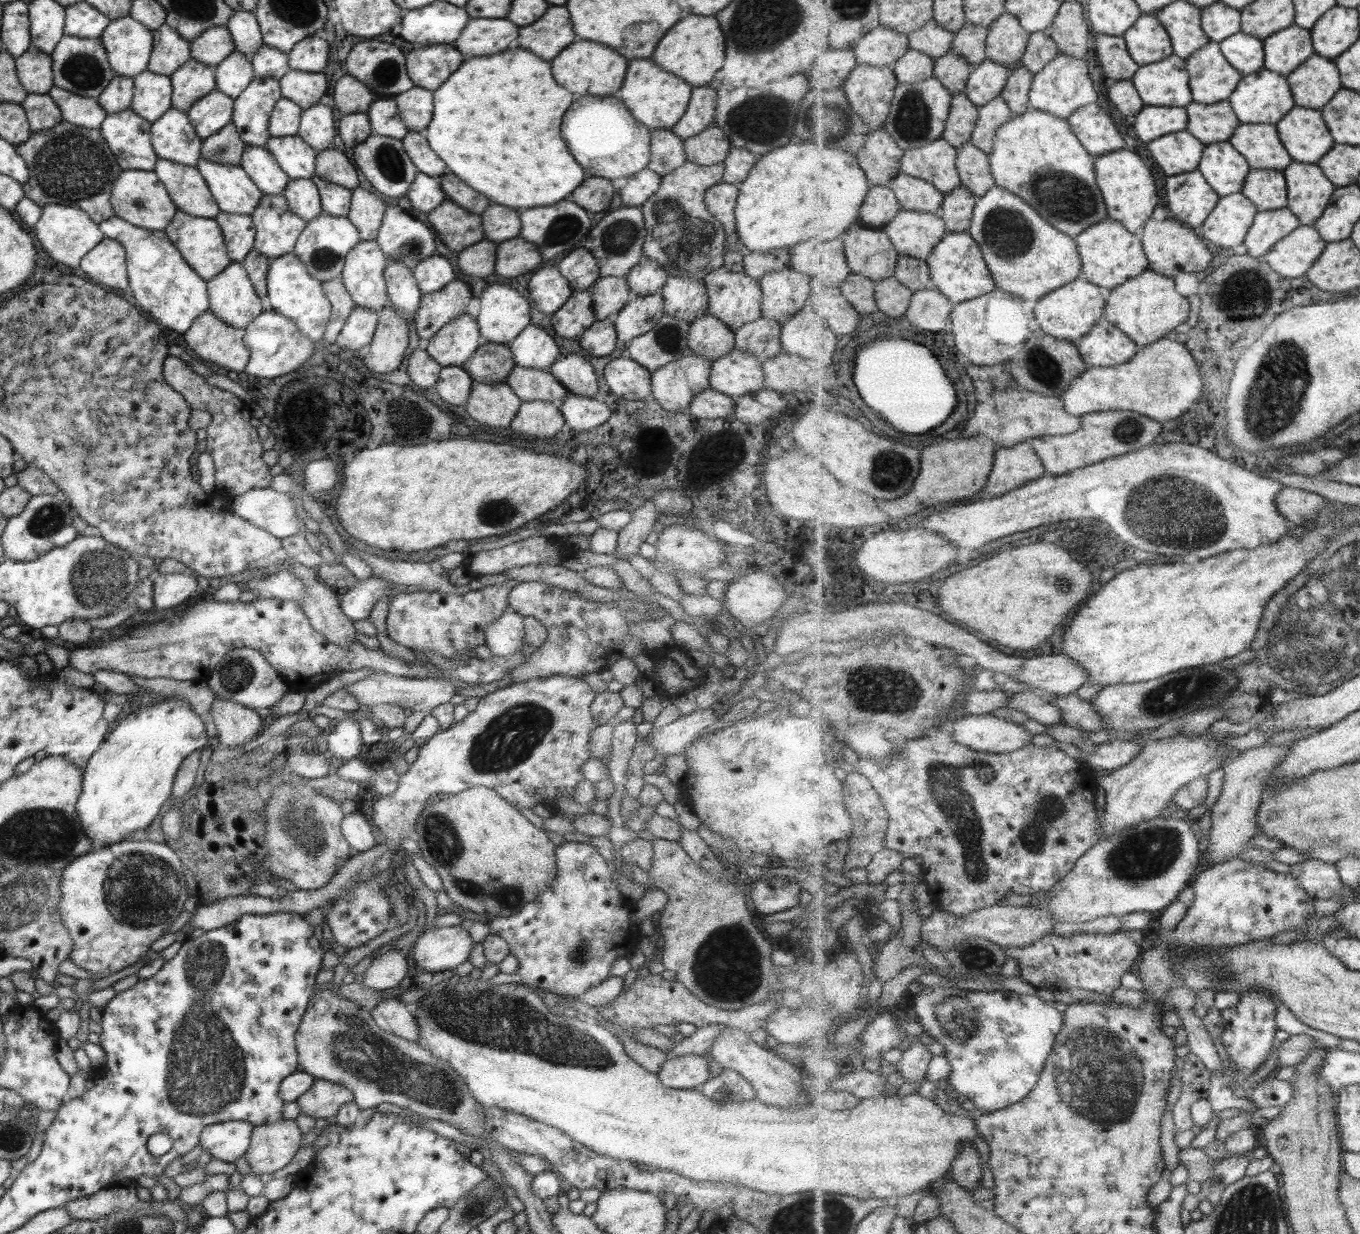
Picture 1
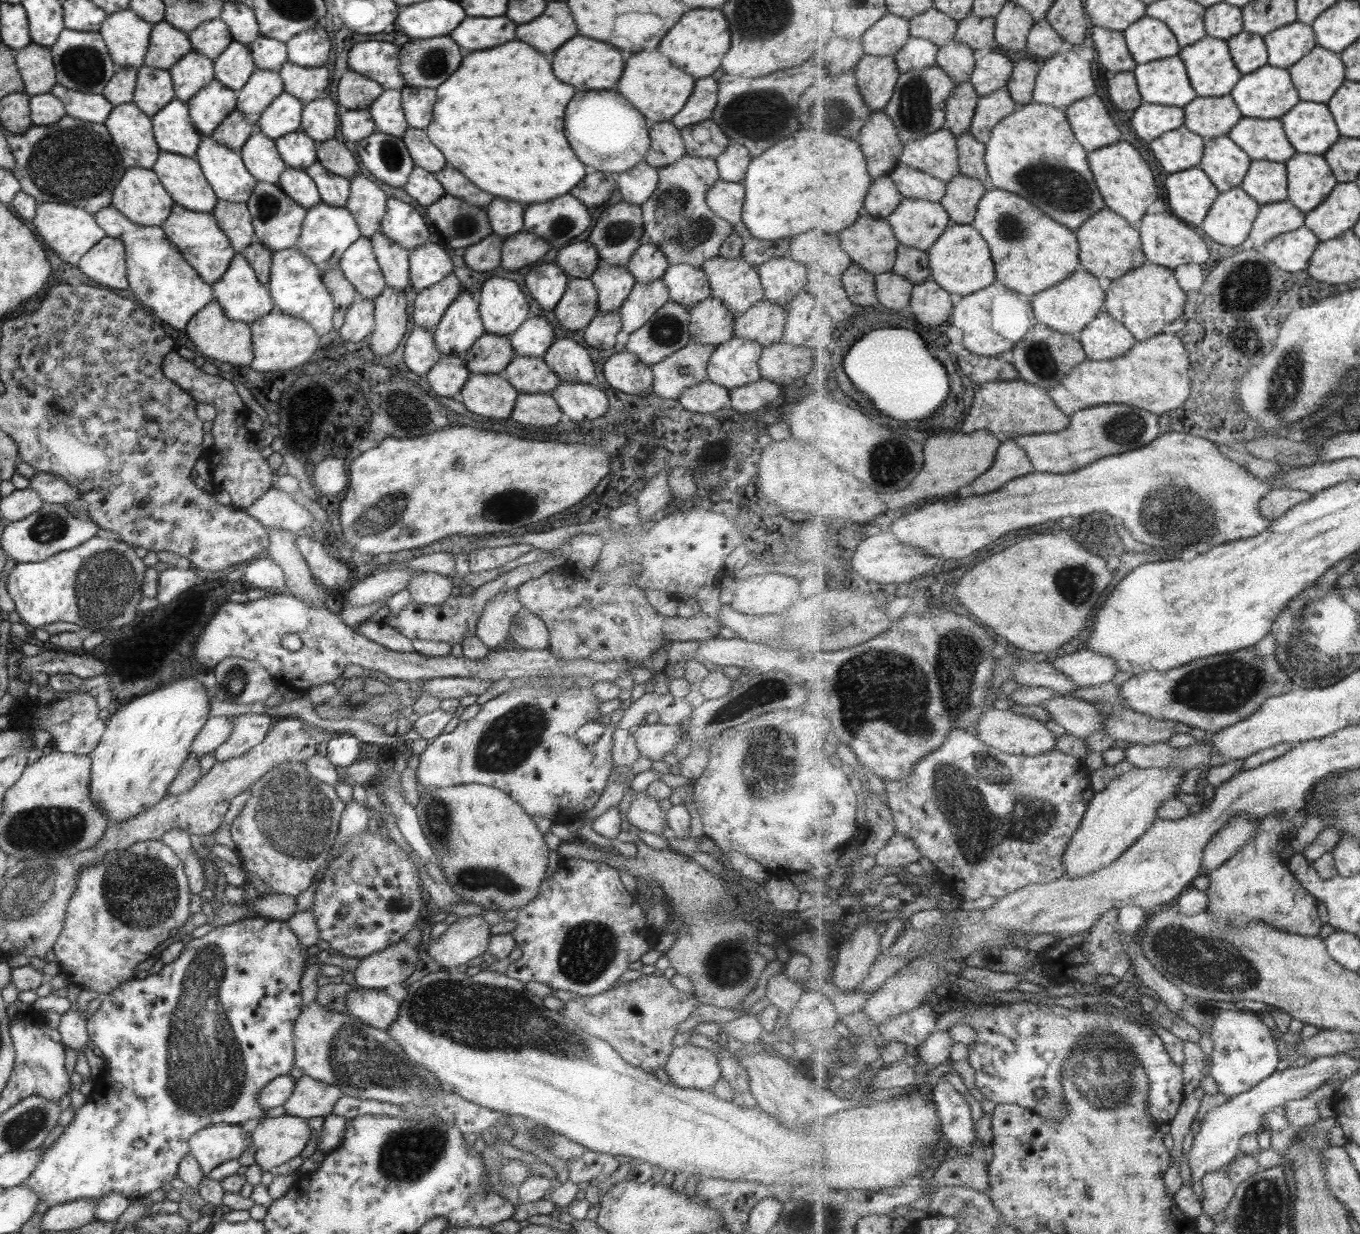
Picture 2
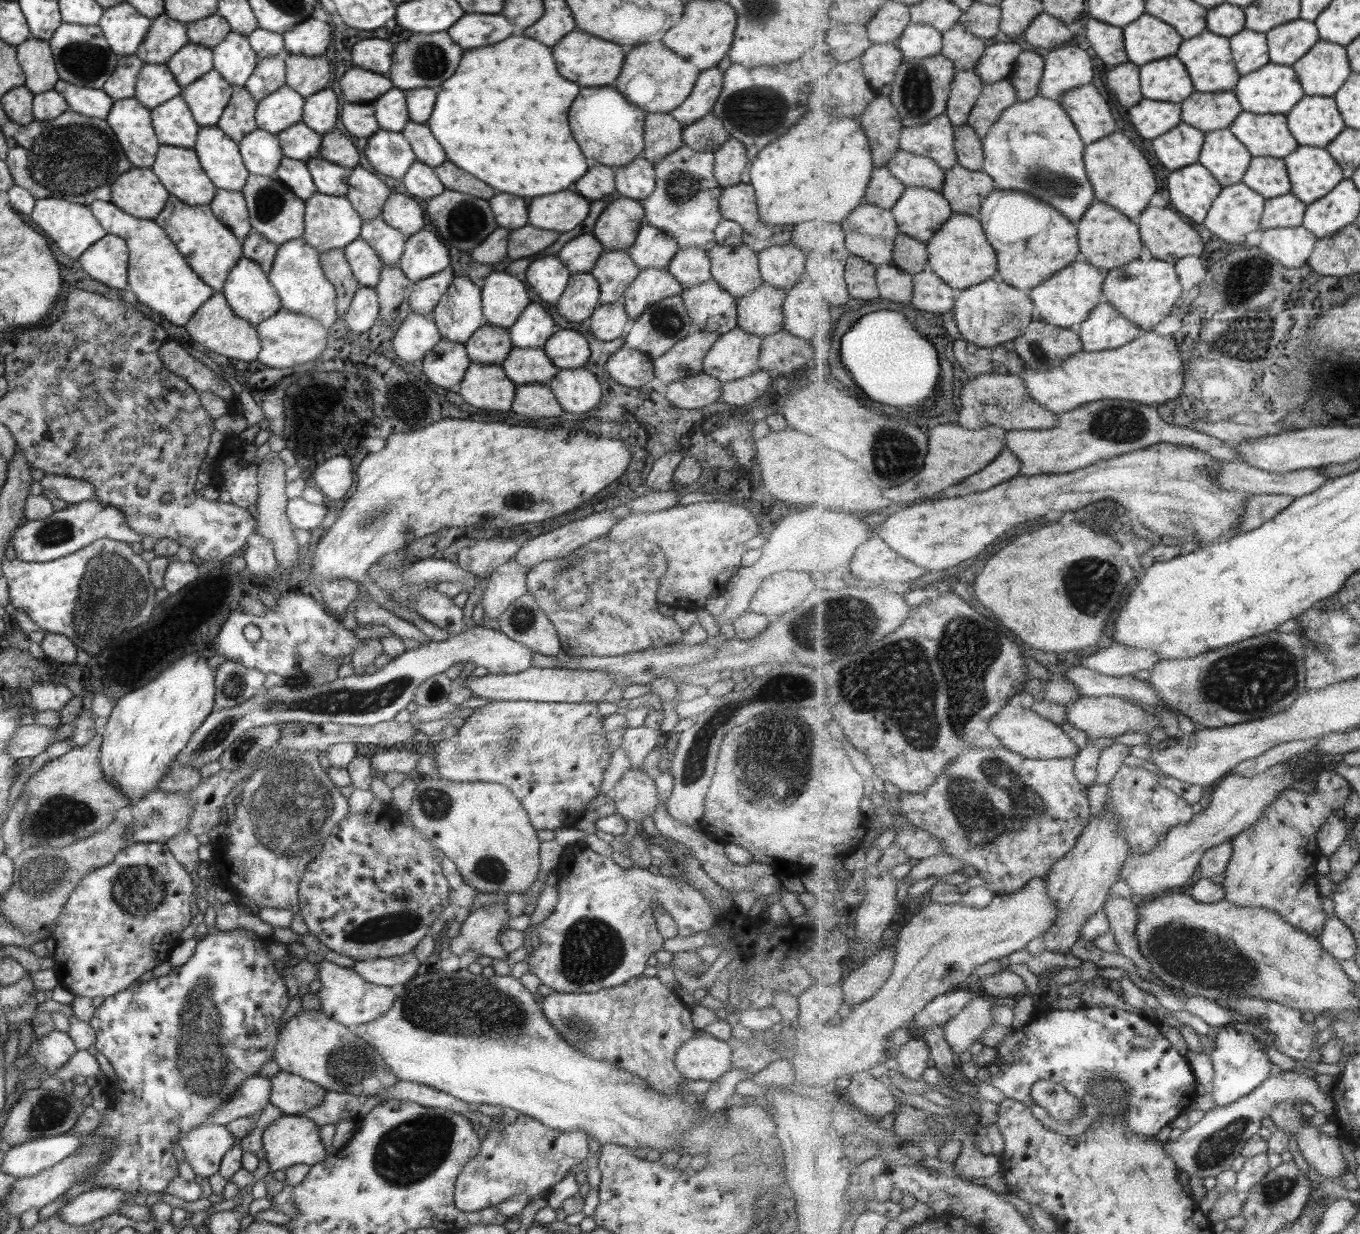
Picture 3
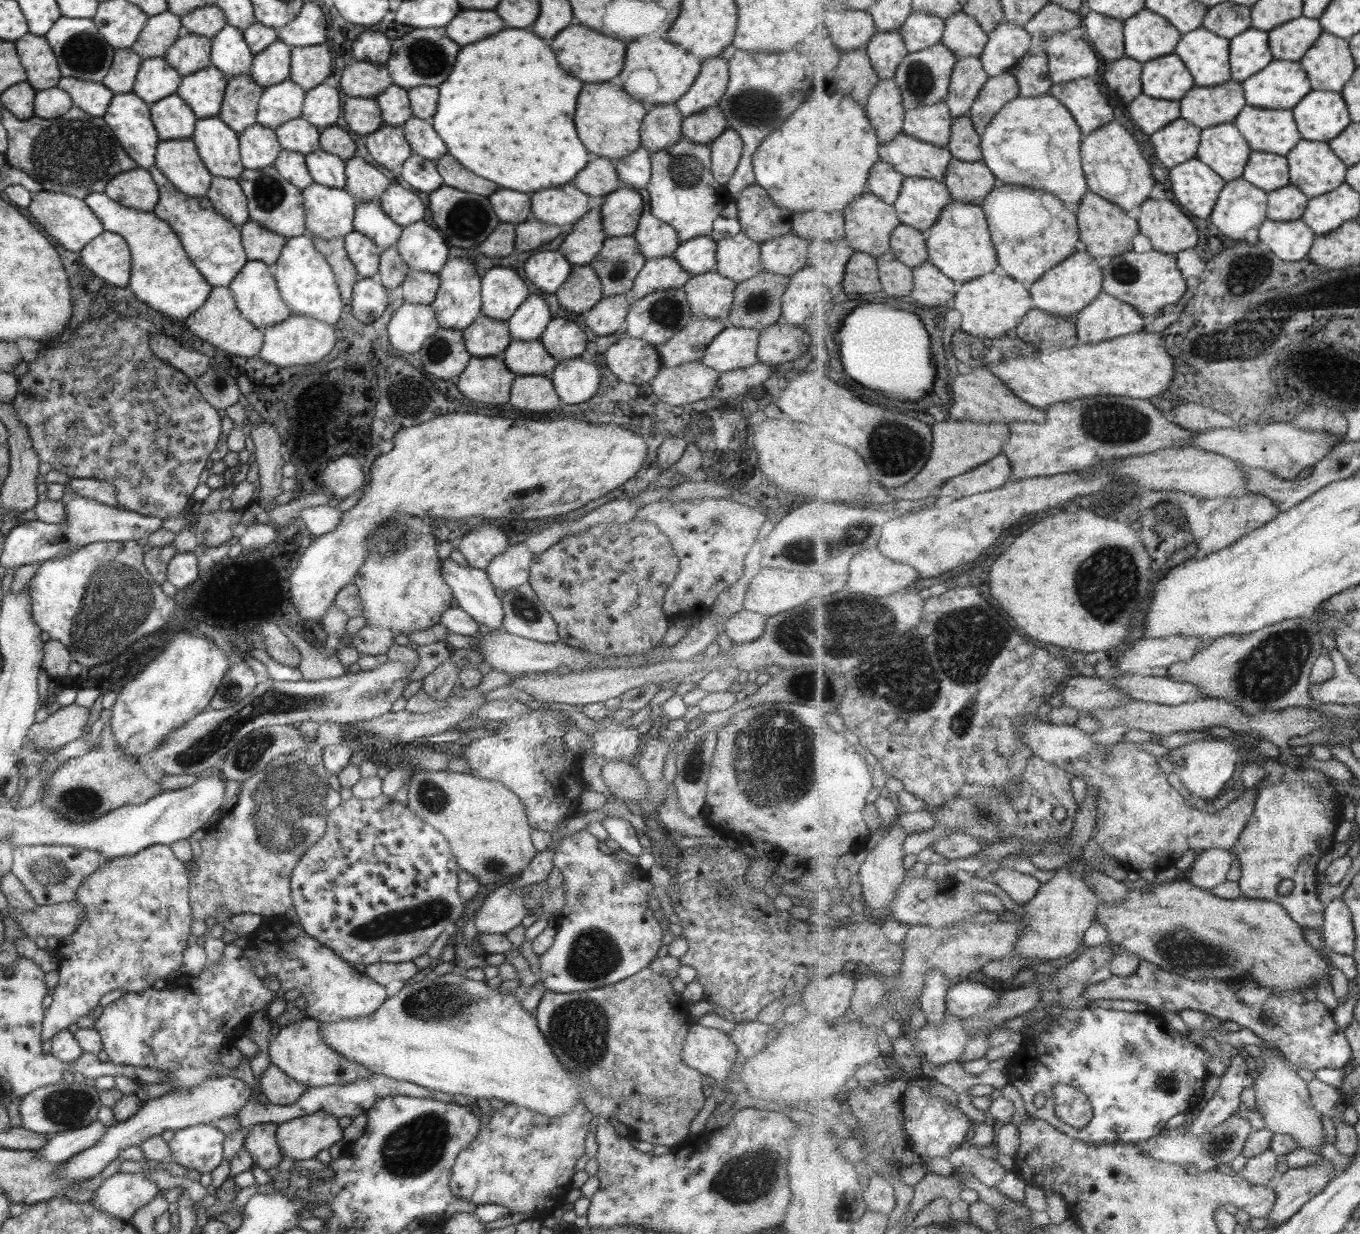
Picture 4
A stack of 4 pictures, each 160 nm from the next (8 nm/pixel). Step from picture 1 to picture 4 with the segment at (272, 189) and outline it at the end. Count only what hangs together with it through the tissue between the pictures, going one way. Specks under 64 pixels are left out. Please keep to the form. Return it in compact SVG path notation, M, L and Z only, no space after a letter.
M257 123L238 135L238 153L244 169L259 170L272 166L280 149L274 131Z

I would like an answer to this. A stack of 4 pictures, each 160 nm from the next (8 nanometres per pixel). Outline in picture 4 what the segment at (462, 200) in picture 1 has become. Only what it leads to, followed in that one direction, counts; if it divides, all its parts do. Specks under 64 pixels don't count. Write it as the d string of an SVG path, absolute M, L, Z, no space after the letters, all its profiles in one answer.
M445 154L439 160L435 160L436 171L442 178L442 184L456 188L461 192L470 192L479 196L489 196L497 190L497 186L489 180L483 180L465 168L457 164L449 154Z

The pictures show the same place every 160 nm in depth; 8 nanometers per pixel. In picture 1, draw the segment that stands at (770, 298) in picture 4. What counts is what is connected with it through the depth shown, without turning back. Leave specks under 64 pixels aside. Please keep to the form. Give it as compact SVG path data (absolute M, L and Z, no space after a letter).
M759 317L733 331L734 346L755 355L764 362L782 352L780 328L781 325L774 320Z

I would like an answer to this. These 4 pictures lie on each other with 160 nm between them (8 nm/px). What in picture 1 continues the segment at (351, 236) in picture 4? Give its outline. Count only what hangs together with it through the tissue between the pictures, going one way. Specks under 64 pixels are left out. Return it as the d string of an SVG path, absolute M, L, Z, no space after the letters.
M359 241L345 257L340 281L354 307L373 312L388 304L383 269L386 256L376 241Z

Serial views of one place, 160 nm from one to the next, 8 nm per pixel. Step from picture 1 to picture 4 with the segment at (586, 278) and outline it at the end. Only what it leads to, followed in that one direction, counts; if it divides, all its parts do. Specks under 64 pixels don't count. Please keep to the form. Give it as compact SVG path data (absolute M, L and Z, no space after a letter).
M589 209L568 228L569 234L556 251L560 252L571 265L588 265L597 256L606 239L601 231L600 211Z

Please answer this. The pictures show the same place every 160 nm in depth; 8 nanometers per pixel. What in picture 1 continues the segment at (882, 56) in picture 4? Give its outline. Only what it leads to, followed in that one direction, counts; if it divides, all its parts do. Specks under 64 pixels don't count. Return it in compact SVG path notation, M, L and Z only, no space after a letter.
M858 63L843 86L852 109L875 129L884 127L899 84L891 66Z

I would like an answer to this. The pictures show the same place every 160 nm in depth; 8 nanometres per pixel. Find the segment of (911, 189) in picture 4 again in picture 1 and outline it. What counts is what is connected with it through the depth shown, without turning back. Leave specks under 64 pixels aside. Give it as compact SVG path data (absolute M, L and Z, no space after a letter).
M907 209L899 211L883 230L899 254L926 260L949 232L940 212L915 212Z

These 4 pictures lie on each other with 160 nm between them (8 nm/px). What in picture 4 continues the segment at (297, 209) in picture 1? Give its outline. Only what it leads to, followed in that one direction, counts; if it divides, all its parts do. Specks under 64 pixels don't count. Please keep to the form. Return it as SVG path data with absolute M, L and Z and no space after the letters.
M280 149L272 166L283 180L288 180L289 184L300 191L312 183L311 176L307 172L304 156L298 152Z

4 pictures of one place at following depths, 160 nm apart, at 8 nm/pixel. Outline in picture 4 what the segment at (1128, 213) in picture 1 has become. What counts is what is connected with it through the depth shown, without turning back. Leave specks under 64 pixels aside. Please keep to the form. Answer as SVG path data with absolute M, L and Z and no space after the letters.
M1119 122L1106 124L1093 134L1084 137L1082 167L1090 190L1120 205L1126 211L1133 210L1137 206L1140 207L1149 199L1153 186L1157 184L1153 178L1153 172L1151 172L1151 164L1143 156L1137 140Z

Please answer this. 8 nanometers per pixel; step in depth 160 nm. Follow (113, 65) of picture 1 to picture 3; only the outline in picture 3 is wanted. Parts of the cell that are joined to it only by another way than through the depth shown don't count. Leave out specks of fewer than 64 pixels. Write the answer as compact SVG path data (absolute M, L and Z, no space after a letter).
M123 1L103 10L98 27L111 52L121 57L136 53L151 22Z

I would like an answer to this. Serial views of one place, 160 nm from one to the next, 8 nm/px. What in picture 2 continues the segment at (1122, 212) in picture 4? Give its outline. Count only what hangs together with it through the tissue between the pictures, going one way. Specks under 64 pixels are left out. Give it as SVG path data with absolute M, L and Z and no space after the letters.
M1109 207L1092 216L1076 231L1080 241L1081 267L1095 276L1104 276L1111 281L1121 278L1129 271L1146 264L1140 229L1133 228L1129 221Z

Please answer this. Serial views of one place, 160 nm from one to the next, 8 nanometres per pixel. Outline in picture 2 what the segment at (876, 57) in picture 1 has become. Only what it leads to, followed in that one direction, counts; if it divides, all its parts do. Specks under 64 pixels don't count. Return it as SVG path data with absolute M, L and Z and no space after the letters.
M888 14L862 36L866 54L871 56L893 56L908 43L912 36L910 20Z

